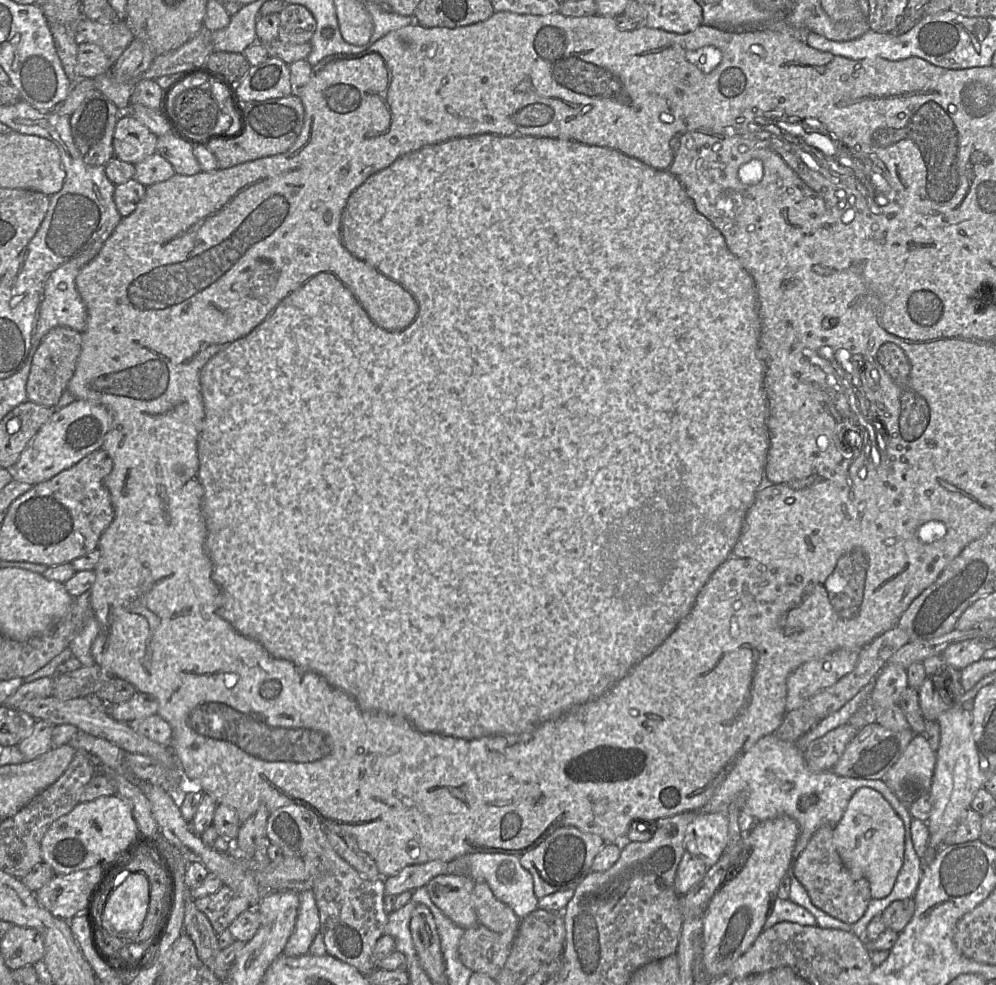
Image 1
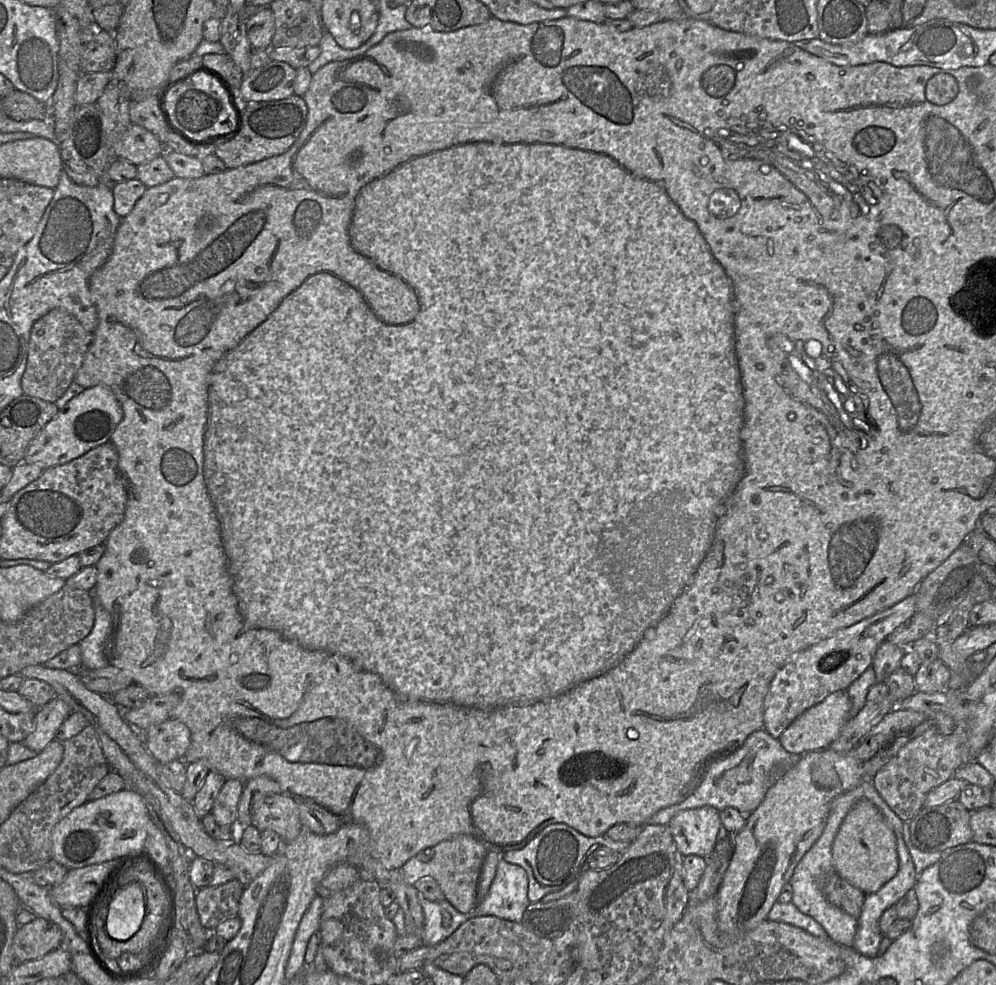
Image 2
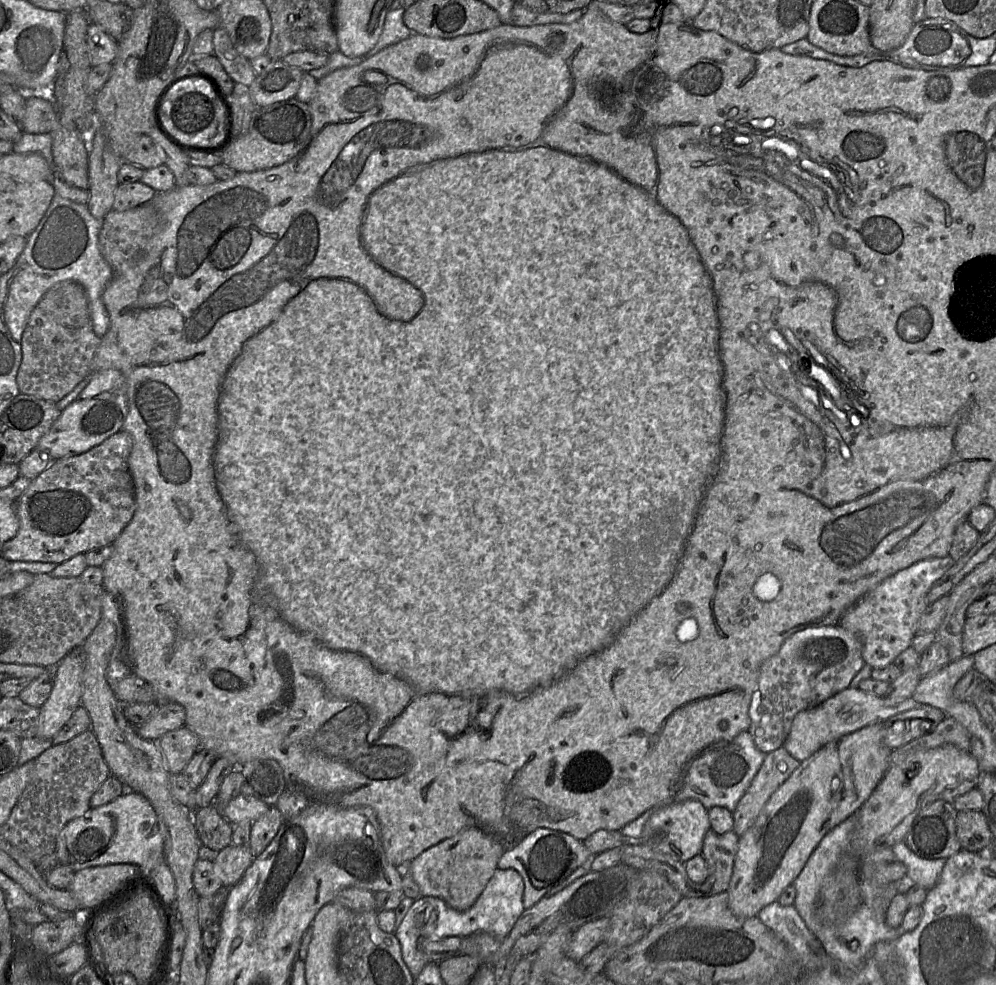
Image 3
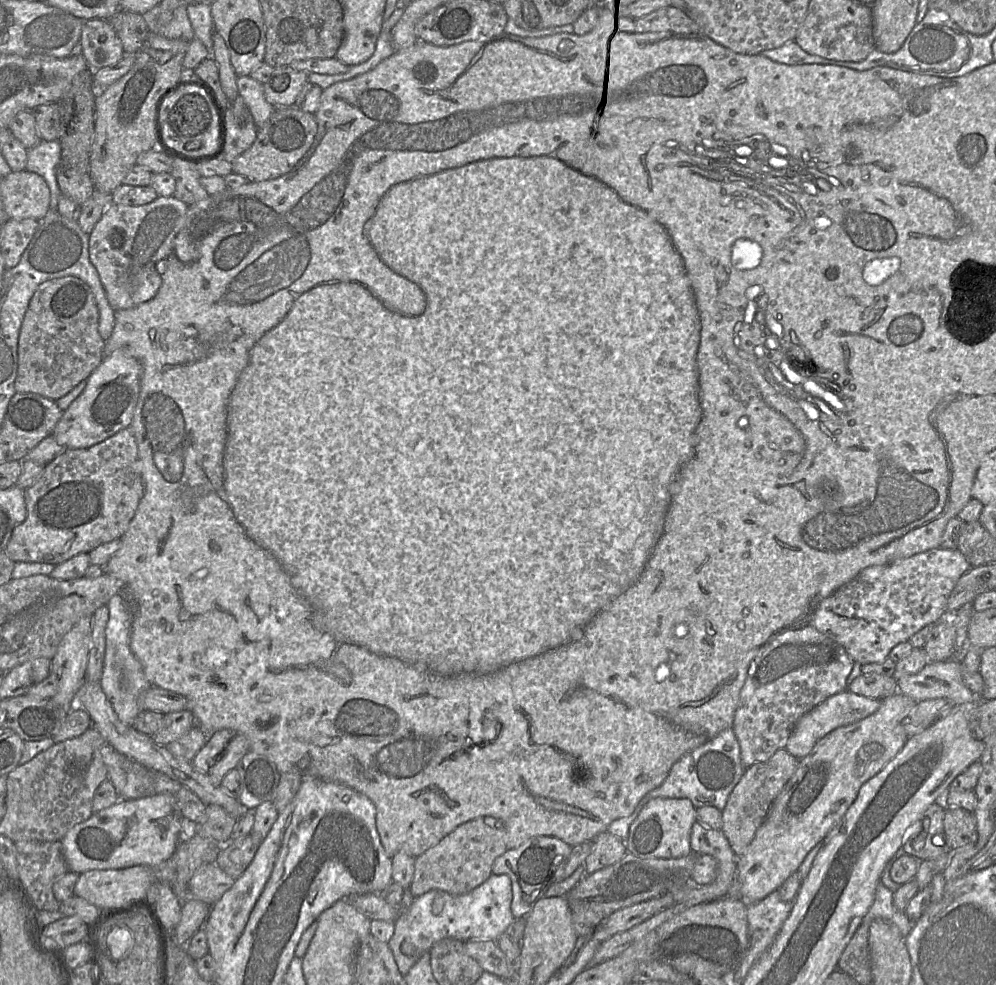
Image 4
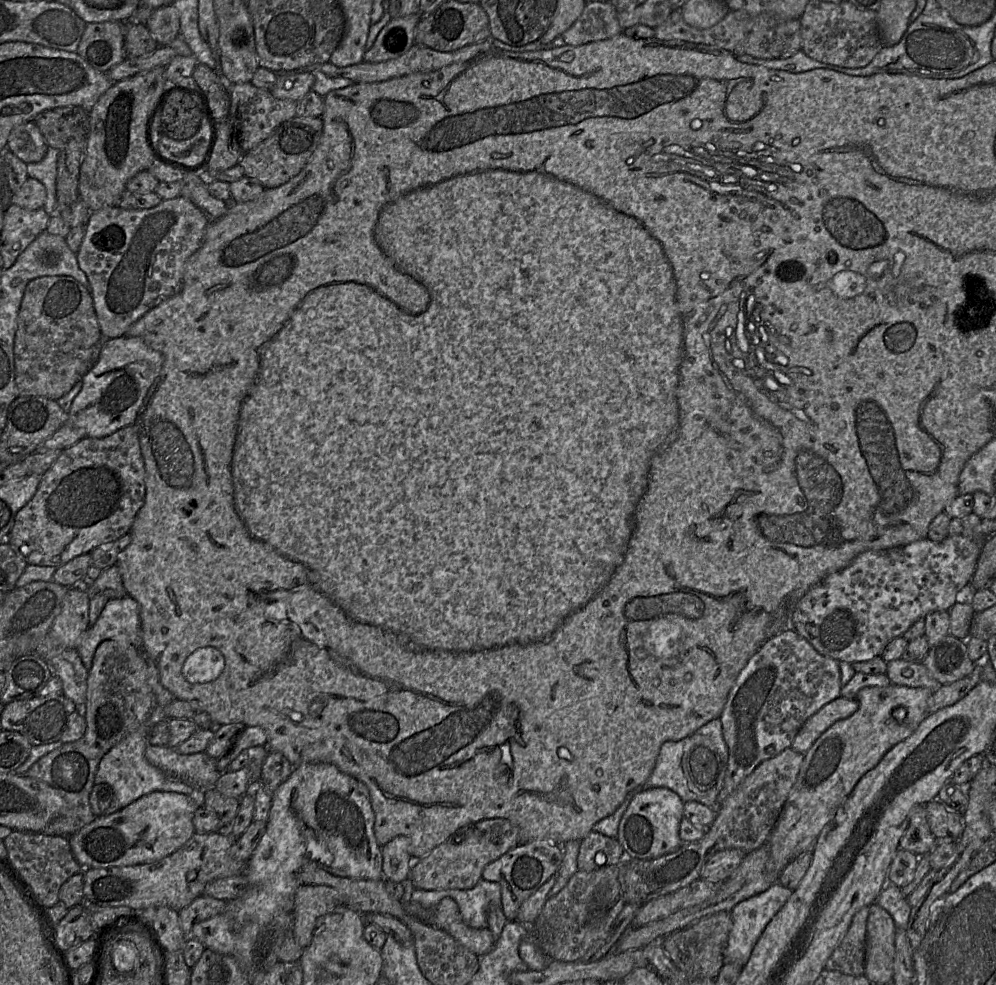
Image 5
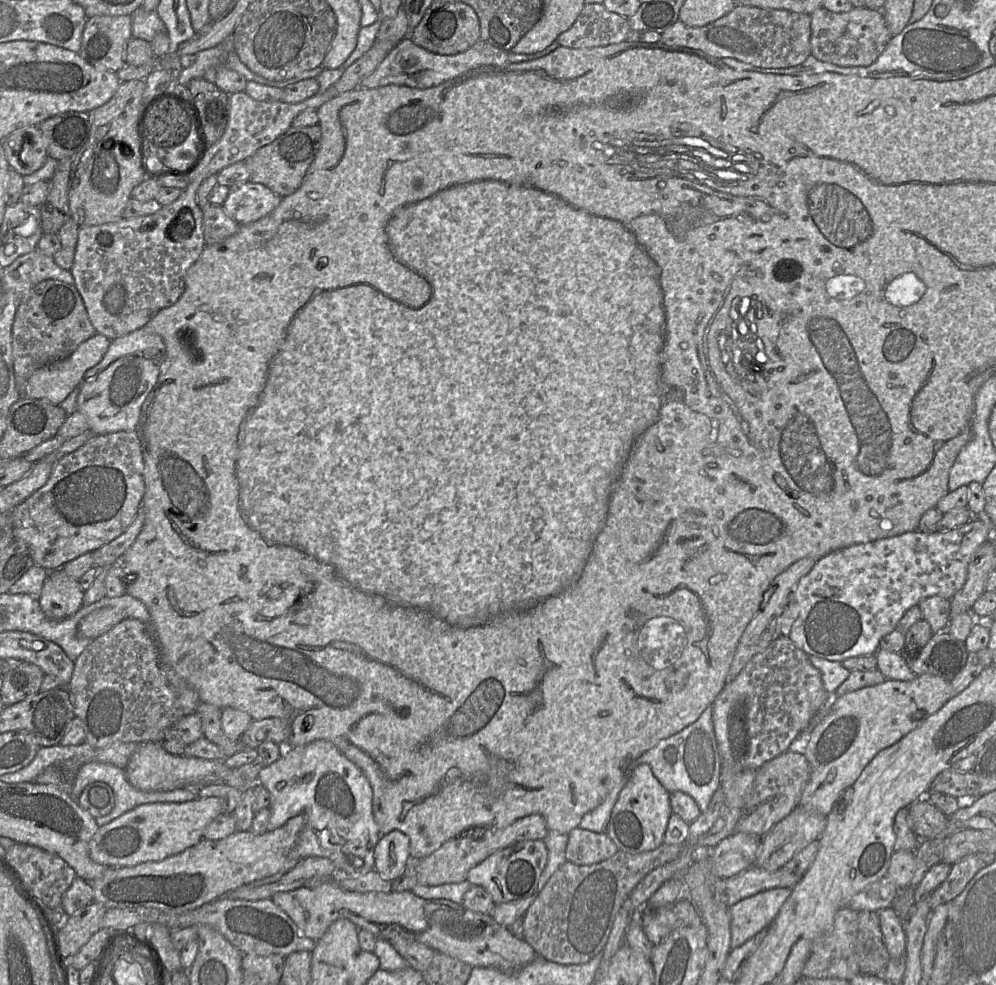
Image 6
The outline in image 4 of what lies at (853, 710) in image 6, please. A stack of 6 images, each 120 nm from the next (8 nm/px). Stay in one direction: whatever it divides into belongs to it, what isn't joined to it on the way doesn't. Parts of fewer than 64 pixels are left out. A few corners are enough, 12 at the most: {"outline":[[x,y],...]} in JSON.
{"outline":[[897,692],[803,759],[738,858],[741,900],[795,873],[903,748]]}

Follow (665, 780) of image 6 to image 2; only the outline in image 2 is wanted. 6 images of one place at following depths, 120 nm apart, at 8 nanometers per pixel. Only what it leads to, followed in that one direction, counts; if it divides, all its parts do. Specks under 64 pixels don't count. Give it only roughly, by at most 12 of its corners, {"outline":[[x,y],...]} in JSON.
{"outline":[[767,731],[713,760],[681,803],[649,825],[703,806],[748,816],[773,785],[777,765],[801,755]]}

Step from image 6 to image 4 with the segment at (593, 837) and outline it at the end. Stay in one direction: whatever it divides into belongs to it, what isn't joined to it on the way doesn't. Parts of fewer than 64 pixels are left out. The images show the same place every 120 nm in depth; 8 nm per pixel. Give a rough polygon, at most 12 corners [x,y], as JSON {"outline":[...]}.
{"outline":[[603,832],[592,840],[585,875],[618,862],[623,840]]}

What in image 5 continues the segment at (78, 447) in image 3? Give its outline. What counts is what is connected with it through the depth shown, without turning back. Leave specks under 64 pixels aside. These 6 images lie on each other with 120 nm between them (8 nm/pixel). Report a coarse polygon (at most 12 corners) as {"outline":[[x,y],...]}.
{"outline":[[103,340],[67,424],[106,437],[135,423],[163,355]]}

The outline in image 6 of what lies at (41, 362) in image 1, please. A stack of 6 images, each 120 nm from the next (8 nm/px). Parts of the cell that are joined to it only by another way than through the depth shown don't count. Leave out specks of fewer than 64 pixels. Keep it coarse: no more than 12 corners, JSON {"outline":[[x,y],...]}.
{"outline":[[48,279],[19,305],[12,356],[29,377],[96,332],[74,284]]}

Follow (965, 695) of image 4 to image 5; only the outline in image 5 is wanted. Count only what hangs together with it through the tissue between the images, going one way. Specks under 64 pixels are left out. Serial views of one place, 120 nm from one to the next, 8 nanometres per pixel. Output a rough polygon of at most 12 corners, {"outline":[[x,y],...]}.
{"outline":[[903,658],[888,662],[894,685],[942,686],[922,663]]}

